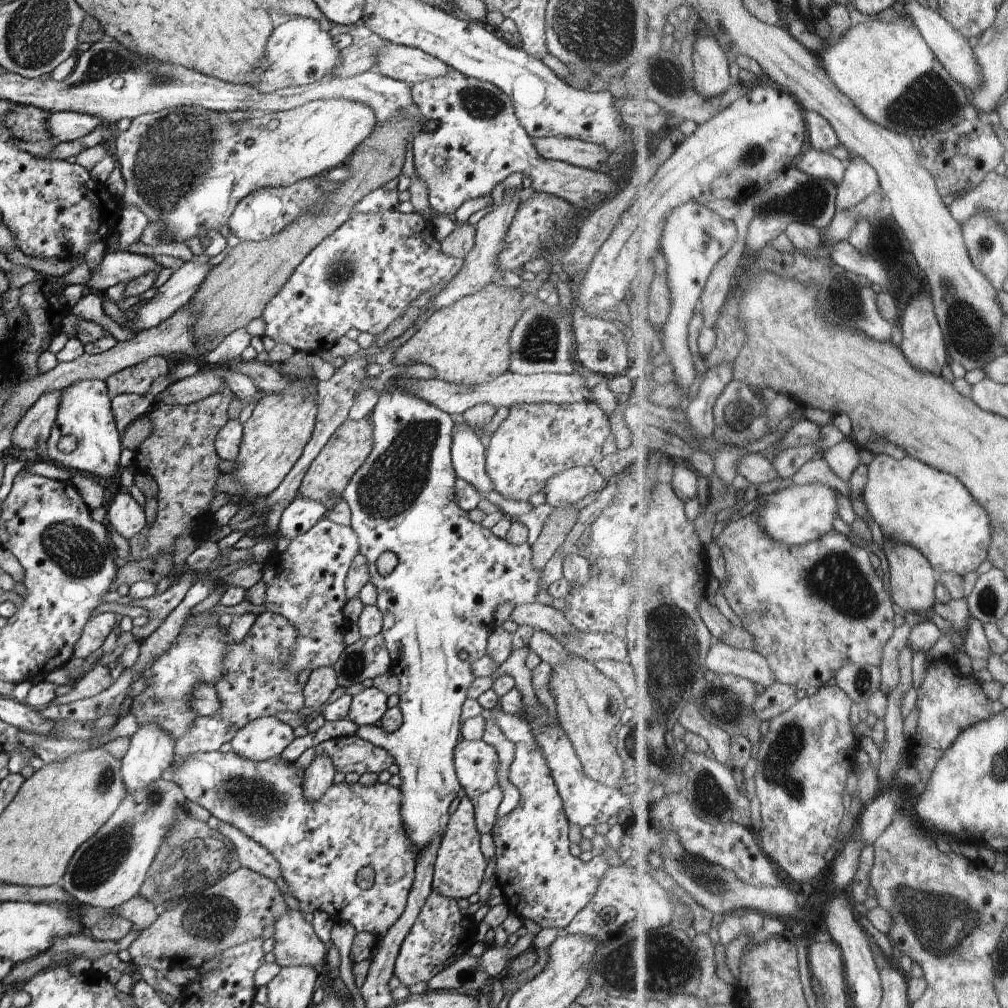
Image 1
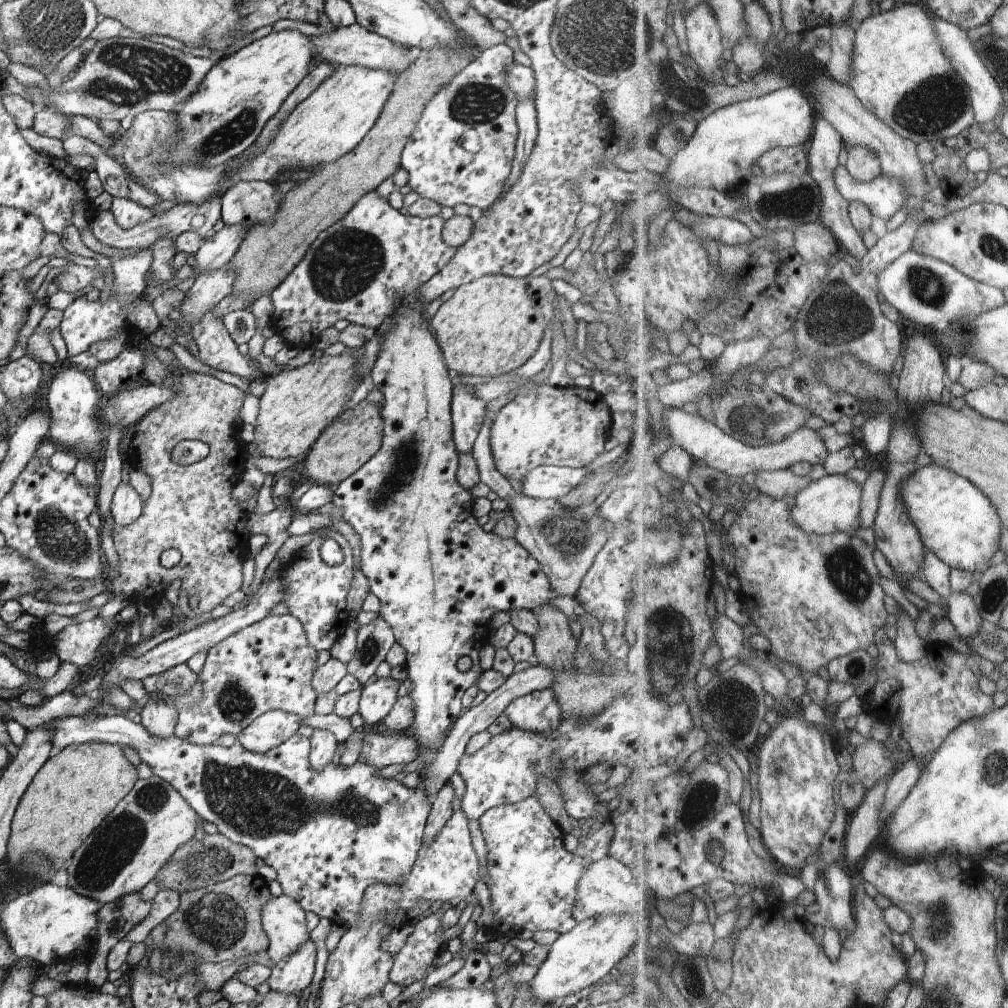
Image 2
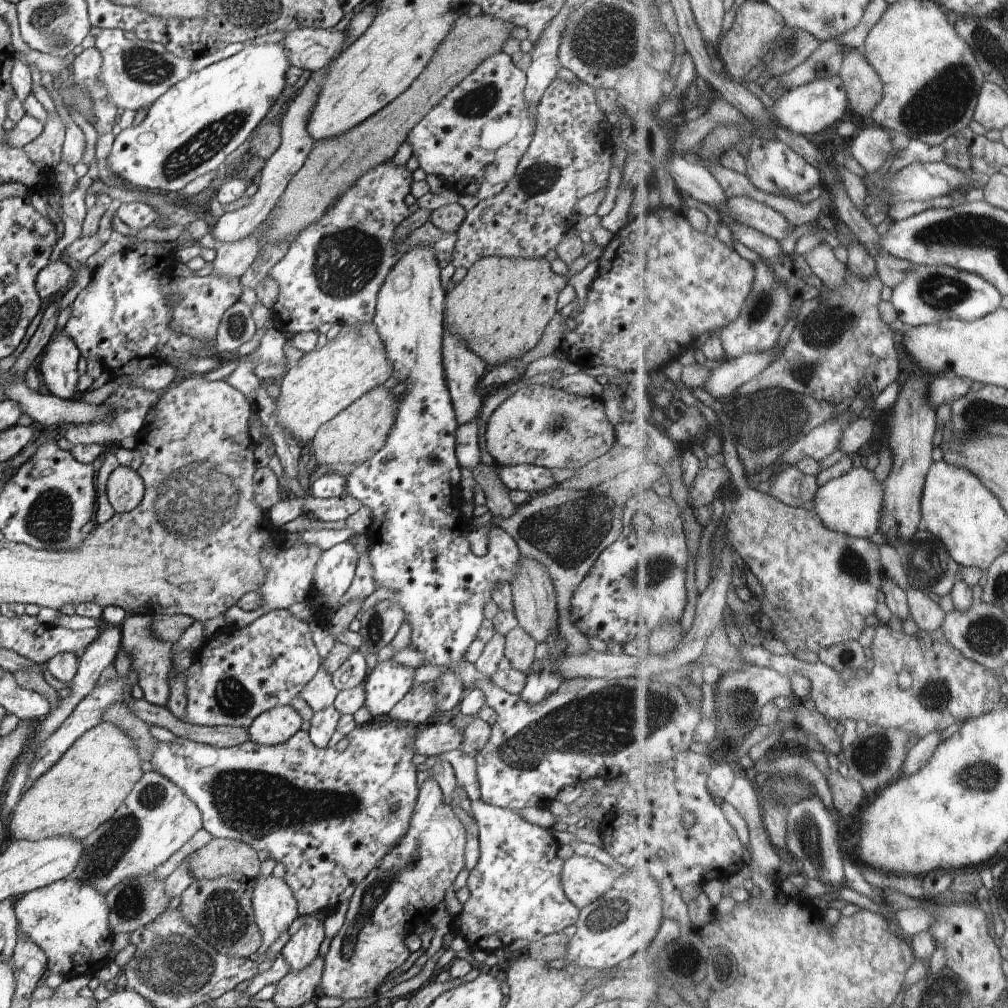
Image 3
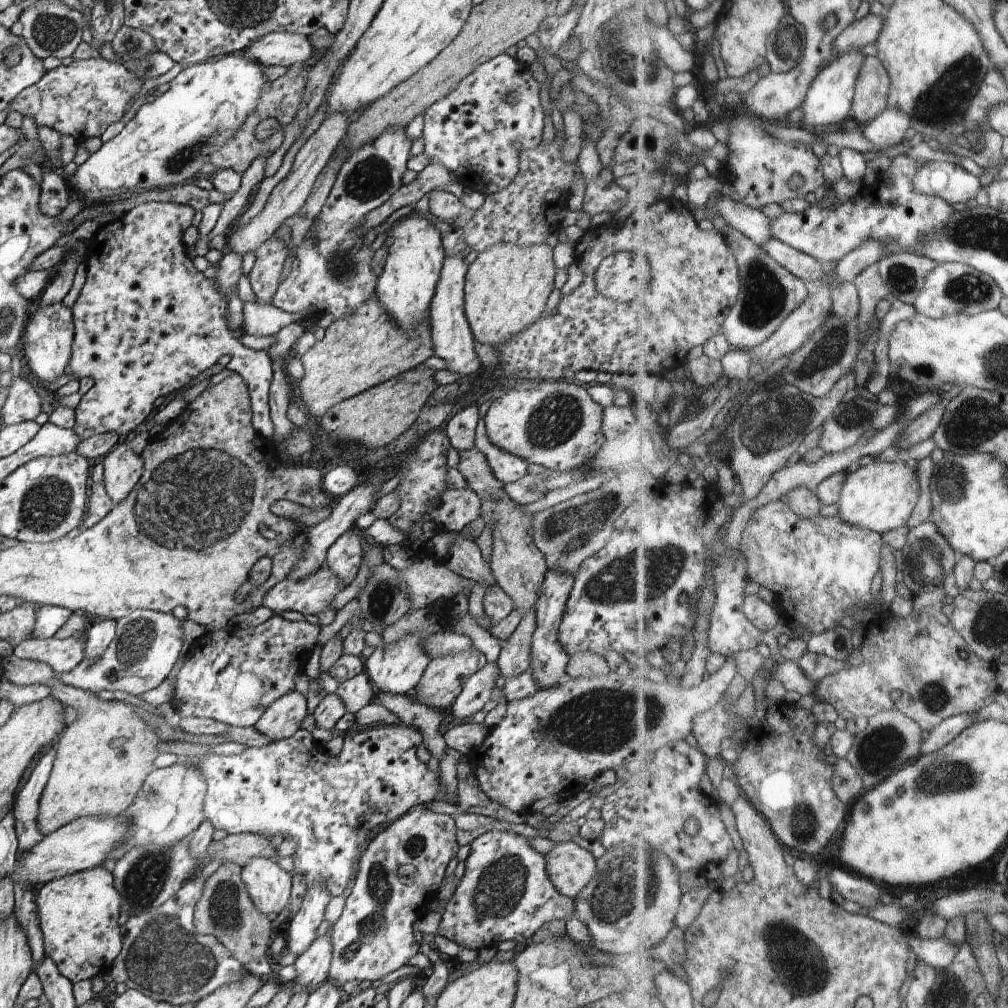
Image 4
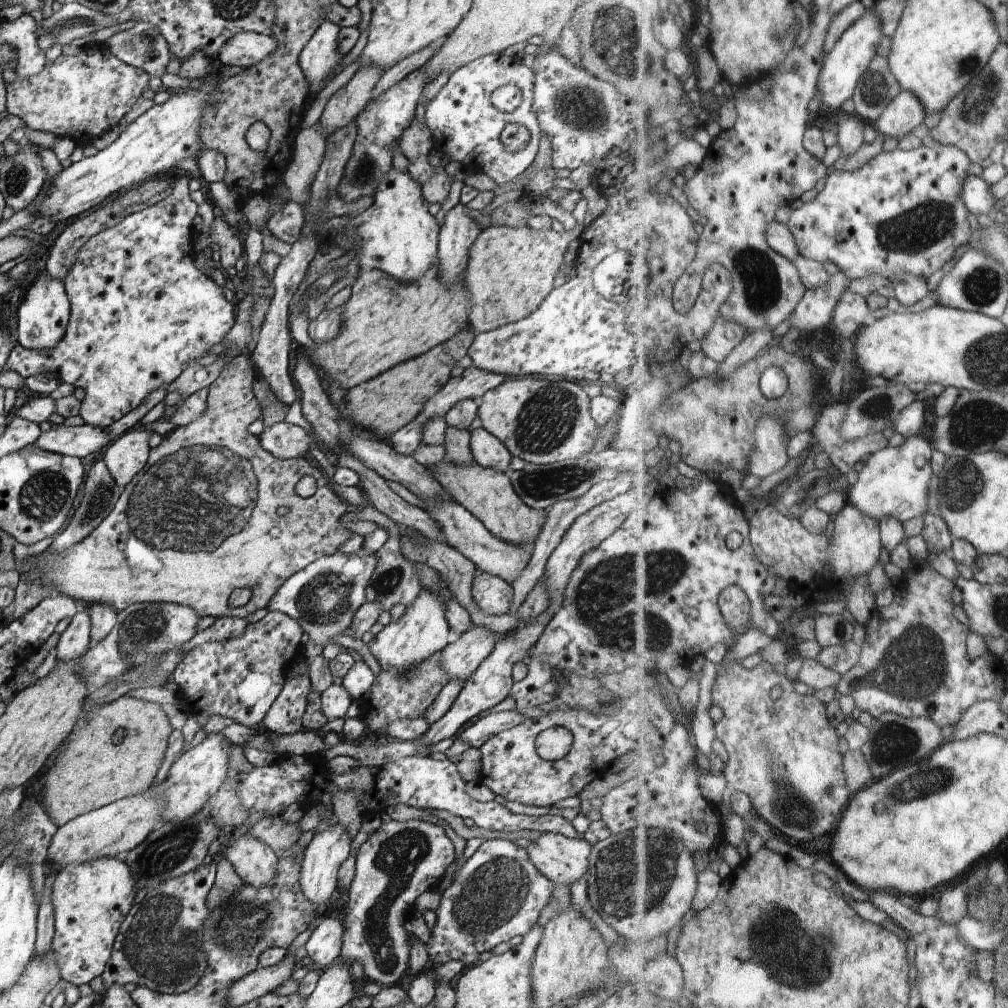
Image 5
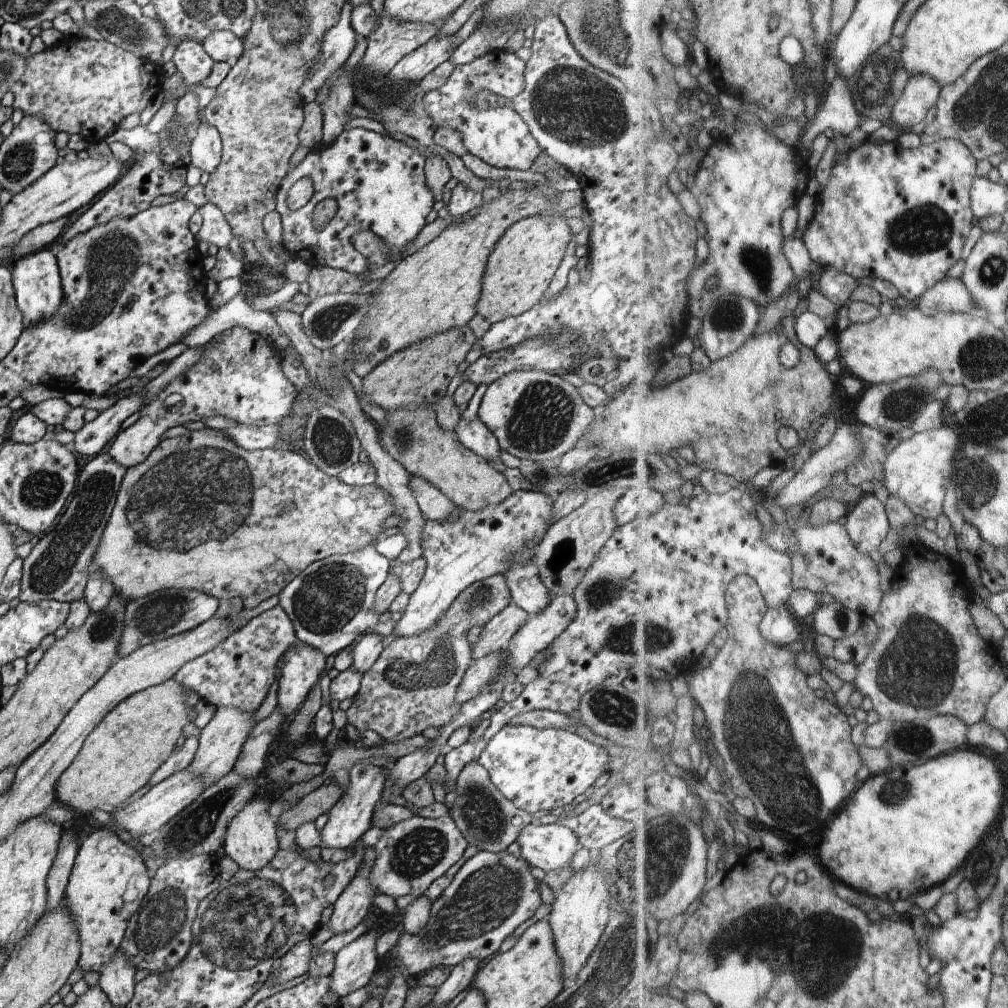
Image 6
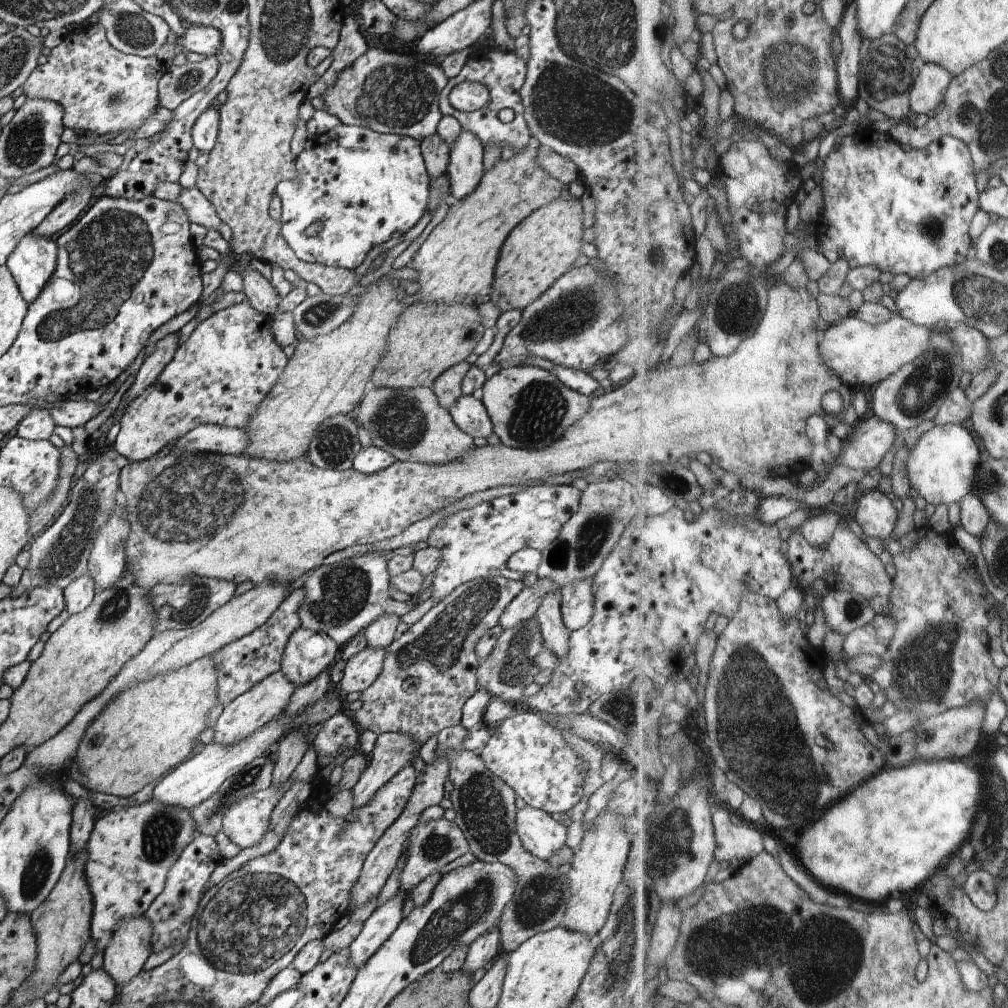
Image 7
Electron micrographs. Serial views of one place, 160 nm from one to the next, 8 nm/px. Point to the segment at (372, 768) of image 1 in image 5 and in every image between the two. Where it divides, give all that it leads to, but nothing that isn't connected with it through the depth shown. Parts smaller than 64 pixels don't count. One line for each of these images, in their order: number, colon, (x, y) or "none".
2: (379, 750)
3: (431, 740)
4: (464, 737)
5: (476, 735)

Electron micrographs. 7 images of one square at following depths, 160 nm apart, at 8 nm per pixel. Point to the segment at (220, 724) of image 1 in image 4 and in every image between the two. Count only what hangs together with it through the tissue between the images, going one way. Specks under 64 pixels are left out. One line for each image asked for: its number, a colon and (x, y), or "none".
2: (268, 665)
3: (239, 673)
4: (232, 675)

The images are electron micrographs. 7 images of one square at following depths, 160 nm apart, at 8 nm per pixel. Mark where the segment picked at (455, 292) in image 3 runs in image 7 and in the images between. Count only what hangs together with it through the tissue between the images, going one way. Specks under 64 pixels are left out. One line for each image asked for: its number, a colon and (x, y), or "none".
4: (506, 288)
5: (511, 270)
6: (518, 272)
7: (543, 247)

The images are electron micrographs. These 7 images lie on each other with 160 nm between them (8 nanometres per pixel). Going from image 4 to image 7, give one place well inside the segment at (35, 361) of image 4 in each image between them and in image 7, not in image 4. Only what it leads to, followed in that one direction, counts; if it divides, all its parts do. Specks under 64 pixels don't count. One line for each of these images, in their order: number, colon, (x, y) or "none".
5: (42, 317)
6: (36, 279)
7: (32, 262)

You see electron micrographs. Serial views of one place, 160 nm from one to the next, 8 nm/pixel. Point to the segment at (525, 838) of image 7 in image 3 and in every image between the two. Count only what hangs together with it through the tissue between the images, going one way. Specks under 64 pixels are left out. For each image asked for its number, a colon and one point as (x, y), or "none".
3: (584, 879)
4: (570, 867)
5: (563, 860)
6: (548, 847)

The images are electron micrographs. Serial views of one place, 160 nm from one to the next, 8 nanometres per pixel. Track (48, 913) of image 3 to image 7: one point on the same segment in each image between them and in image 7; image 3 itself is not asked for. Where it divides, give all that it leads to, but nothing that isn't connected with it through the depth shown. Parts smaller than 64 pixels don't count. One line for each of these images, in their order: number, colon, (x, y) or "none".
4: (78, 914)
5: (90, 900)
6: (109, 880)
7: (129, 853)

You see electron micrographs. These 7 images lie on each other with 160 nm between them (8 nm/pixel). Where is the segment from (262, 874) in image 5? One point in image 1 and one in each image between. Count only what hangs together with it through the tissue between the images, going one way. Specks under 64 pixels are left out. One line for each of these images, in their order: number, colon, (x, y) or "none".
1: (296, 943)
2: (284, 921)
3: (275, 908)
4: (268, 885)

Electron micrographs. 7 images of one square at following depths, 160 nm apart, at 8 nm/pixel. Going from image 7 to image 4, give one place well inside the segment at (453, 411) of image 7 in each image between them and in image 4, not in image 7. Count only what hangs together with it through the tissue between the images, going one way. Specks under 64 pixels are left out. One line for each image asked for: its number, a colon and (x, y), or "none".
4: (506, 467)
5: (487, 451)
6: (474, 435)

